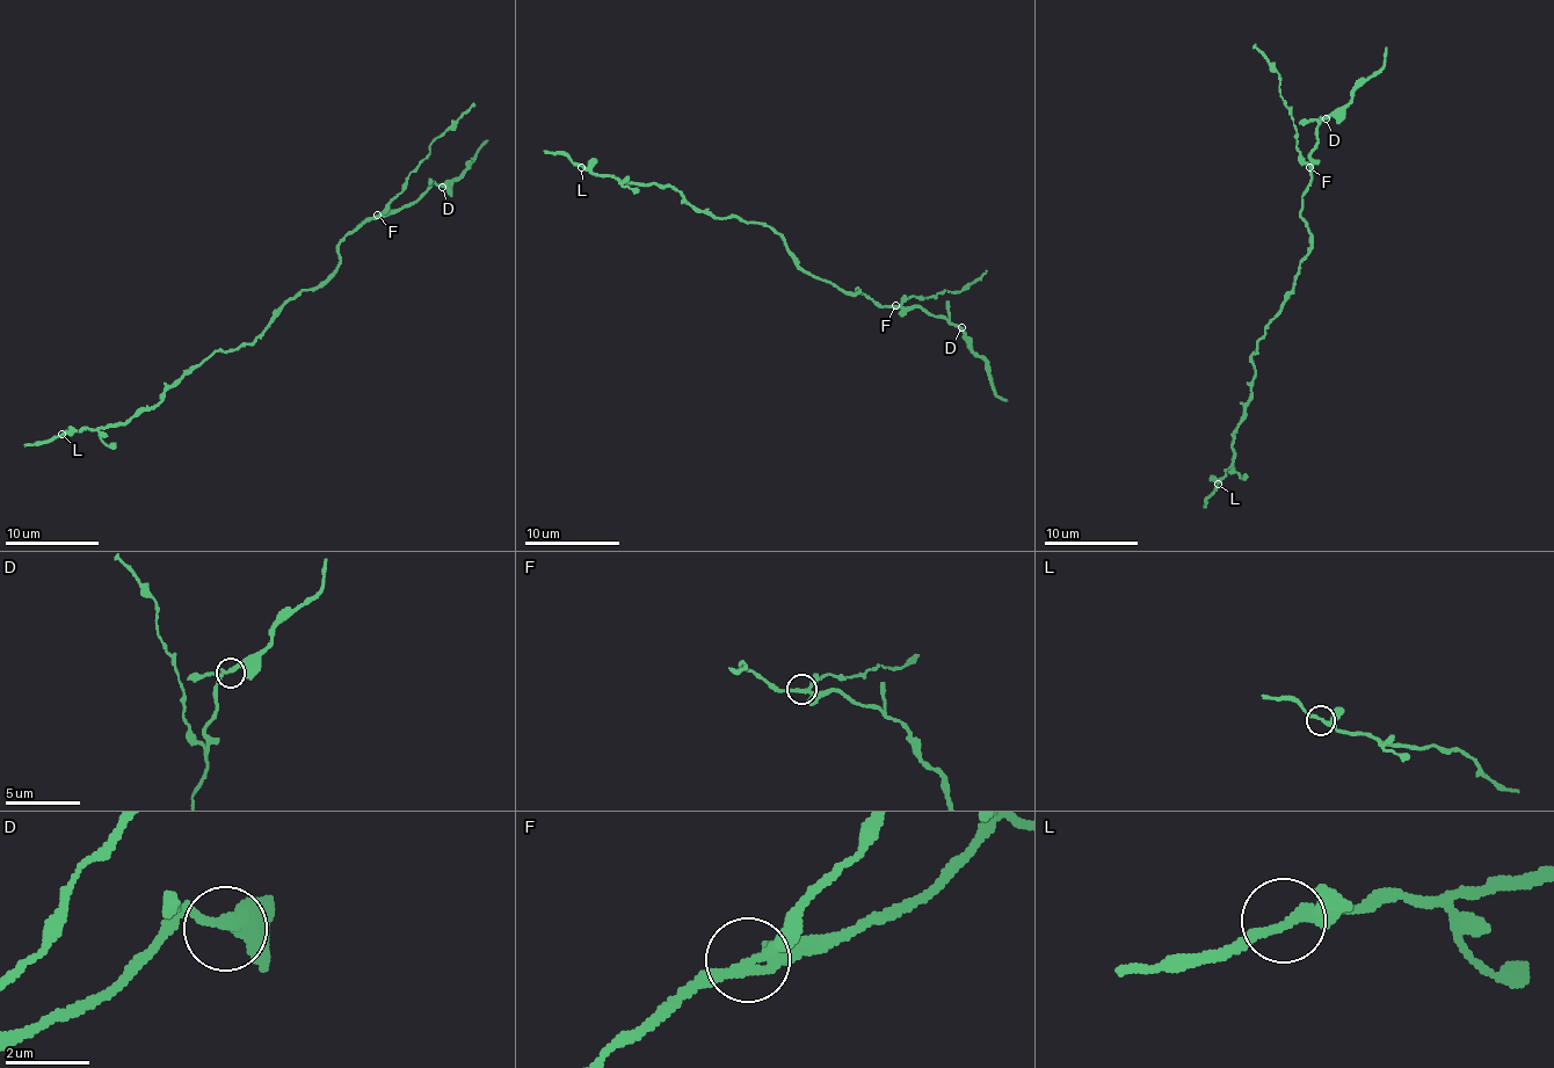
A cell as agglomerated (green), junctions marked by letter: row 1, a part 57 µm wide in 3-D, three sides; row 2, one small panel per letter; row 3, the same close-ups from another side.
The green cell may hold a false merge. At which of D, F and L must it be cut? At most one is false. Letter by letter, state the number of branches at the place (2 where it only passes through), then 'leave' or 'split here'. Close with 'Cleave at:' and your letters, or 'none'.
D: 2 branches meet; leave
F: 3 branches meet; split here
L: 3 branches meet; leave
Cleave at: F

